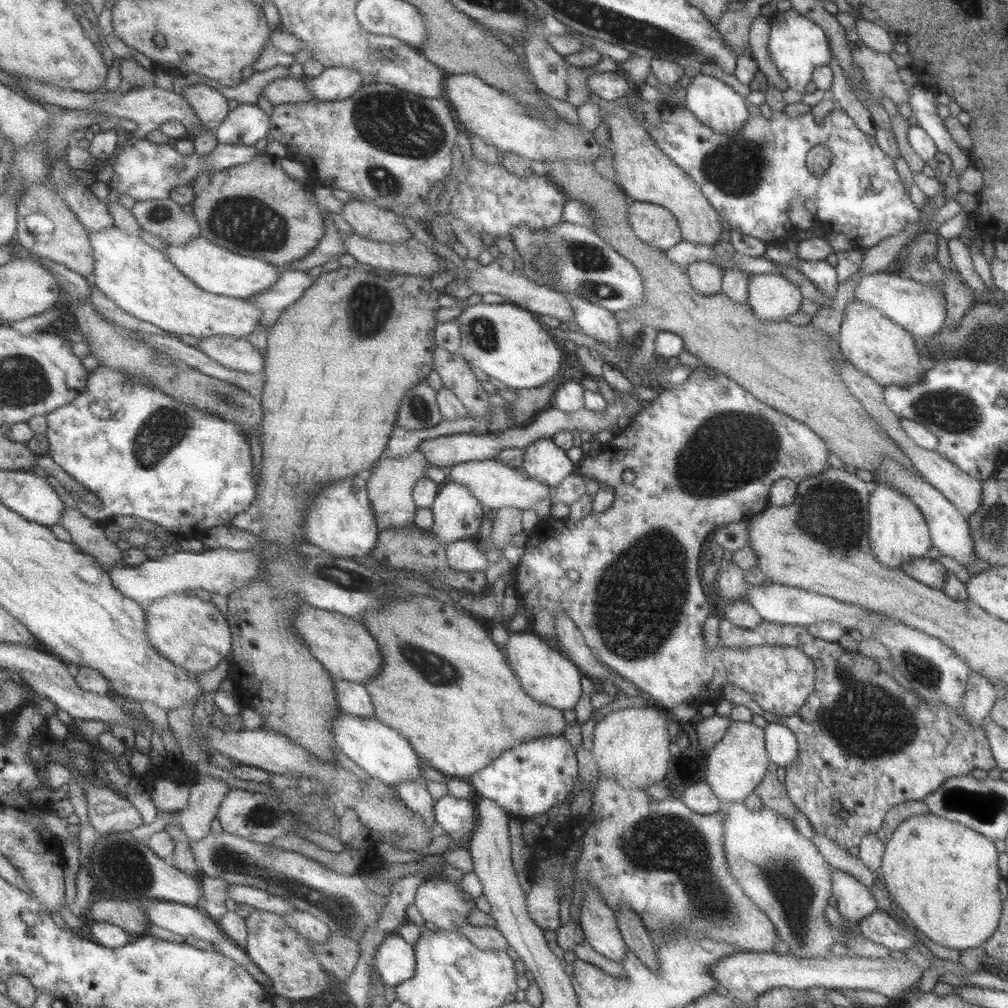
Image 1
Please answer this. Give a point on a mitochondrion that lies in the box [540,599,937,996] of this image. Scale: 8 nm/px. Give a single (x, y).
(670, 842)

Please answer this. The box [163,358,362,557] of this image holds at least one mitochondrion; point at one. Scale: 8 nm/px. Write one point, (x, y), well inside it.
(228, 398)

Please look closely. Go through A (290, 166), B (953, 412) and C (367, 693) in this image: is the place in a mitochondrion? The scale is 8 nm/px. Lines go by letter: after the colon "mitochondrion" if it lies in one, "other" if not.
A: other
B: mitochondrion
C: other

